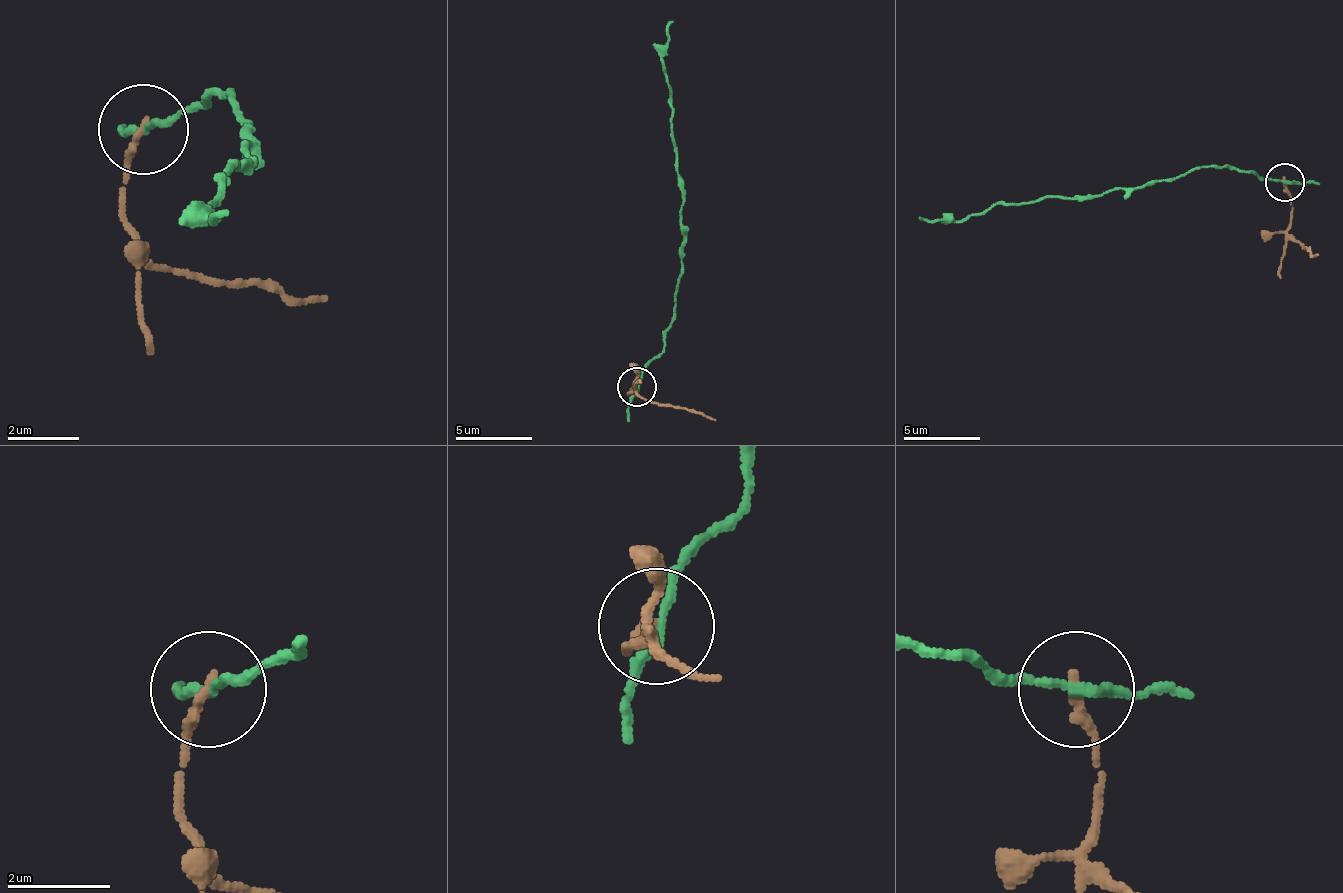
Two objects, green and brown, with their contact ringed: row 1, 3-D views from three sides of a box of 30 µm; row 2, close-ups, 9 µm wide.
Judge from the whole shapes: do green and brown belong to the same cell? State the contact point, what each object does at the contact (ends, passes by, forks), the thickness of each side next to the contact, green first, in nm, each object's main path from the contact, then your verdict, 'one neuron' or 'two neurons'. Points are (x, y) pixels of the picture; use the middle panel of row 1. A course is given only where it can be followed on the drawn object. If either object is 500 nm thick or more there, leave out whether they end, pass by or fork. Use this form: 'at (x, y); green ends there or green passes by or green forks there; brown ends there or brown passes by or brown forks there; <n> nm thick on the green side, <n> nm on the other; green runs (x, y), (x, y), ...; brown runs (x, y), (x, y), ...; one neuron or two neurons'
at (637, 387); green passes by; brown ends there; 180 nm thick on the green side, 220 nm on the other; green runs (638, 386), (649, 363), (665, 347), (676, 305), (684, 200), (672, 92), (665, 65), (672, 22); brown runs (638, 386), (630, 393), (634, 390), (645, 401), (692, 409), (715, 421); two neurons

